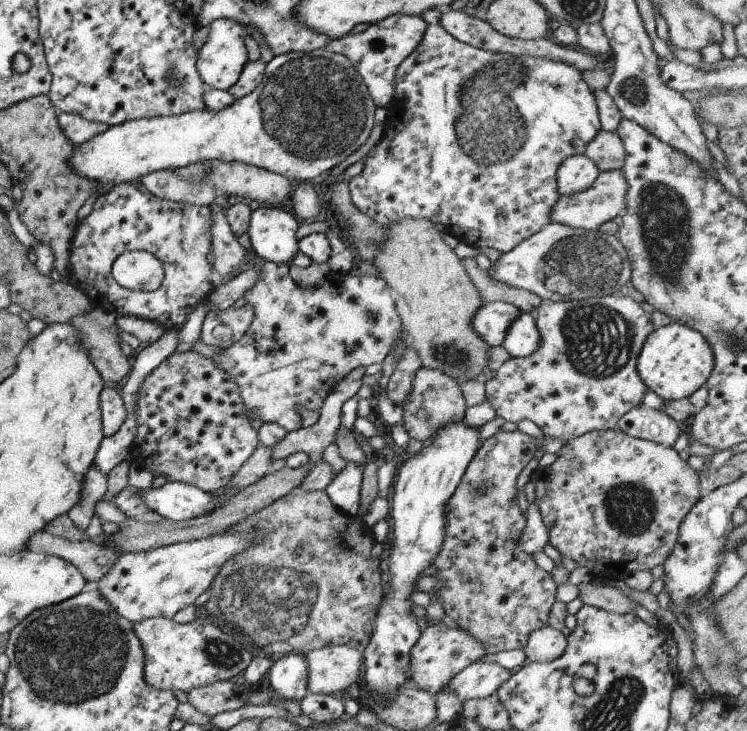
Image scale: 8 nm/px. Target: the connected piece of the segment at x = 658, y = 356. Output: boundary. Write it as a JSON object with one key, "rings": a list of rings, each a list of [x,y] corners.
{"rings":[[[676,321],[655,329],[647,336],[637,360],[642,382],[664,401],[680,400],[694,394],[711,377],[715,360],[701,332]]]}

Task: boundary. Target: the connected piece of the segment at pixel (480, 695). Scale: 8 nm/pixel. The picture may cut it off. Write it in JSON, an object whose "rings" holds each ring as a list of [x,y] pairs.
{"rings":[[[476,661],[461,670],[447,684],[447,688],[456,693],[464,704],[467,700],[483,699],[496,694],[511,673],[498,663]]]}

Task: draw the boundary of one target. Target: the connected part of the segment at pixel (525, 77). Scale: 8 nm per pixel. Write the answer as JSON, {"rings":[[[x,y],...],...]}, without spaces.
{"rings":[[[433,8],[421,14],[424,22],[427,22],[425,35],[416,50],[398,65],[395,72],[395,98],[392,102],[408,102],[408,110],[400,112],[396,118],[388,114],[386,131],[379,144],[362,159],[365,162],[363,171],[347,183],[349,193],[353,205],[384,228],[404,217],[424,217],[470,246],[481,248],[484,252],[488,248],[496,248],[500,253],[507,253],[518,246],[519,242],[552,223],[550,213],[560,198],[557,189],[560,163],[565,158],[584,155],[592,139],[602,130],[595,94],[586,84],[583,74],[574,66],[528,55],[493,53],[456,40],[441,25],[440,17],[443,13],[444,10]]]}

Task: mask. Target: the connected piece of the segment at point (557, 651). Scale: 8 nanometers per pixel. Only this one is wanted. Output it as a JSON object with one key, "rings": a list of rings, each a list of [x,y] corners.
{"rings":[[[546,626],[530,633],[523,648],[526,662],[545,663],[560,658],[567,647],[567,637],[557,628]]]}

